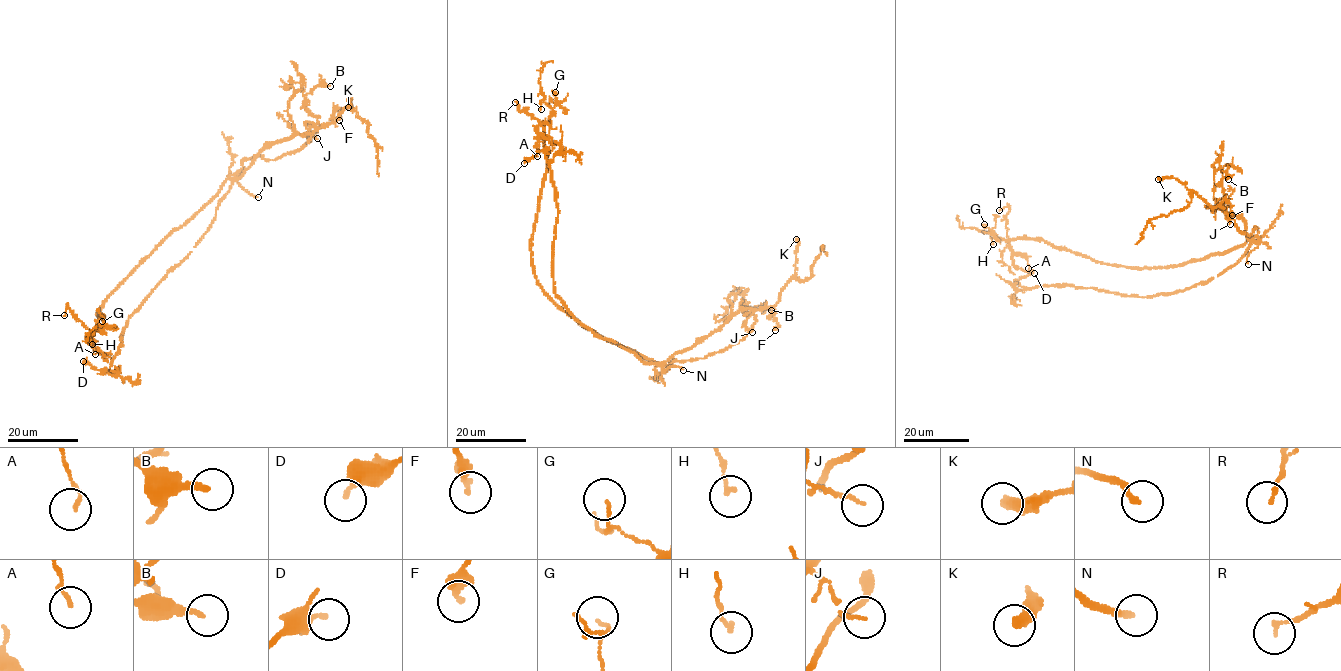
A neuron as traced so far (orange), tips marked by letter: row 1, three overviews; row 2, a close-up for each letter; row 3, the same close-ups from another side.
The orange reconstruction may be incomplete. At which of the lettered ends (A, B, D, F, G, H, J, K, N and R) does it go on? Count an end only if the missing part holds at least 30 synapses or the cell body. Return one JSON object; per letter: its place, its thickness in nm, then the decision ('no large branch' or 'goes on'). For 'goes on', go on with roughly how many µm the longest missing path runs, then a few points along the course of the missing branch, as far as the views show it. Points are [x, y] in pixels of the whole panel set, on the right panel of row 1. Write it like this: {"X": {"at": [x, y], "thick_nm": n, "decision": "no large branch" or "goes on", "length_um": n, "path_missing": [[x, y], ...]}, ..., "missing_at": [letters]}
{"A": {"at": [1028, 268], "thick_nm": 110, "decision": "no large branch"}, "B": {"at": [1228, 179], "thick_nm": 190, "decision": "no large branch"}, "D": {"at": [1034, 273], "thick_nm": 220, "decision": "no large branch"}, "F": {"at": [1232, 215], "thick_nm": 280, "decision": "no large branch"}, "G": {"at": [984, 224], "thick_nm": 60, "decision": "no large branch"}, "H": {"at": [993, 244], "thick_nm": 140, "decision": "no large branch"}, "J": {"at": [1230, 224], "thick_nm": 110, "decision": "no large branch"}, "K": {"at": [1158, 179], "thick_nm": 400, "decision": "no large branch"}, "N": {"at": [1248, 264], "thick_nm": 200, "decision": "goes on", "length_um": 60, "path_missing": [[1248, 264], [1259, 273], [1294, 276], [1307, 282], [1310, 292], [1318, 281], [1315, 269], [1330, 267]]}, "R": {"at": [999, 210], "thick_nm": 130, "decision": "no large branch"}, "missing_at": ["N"]}

